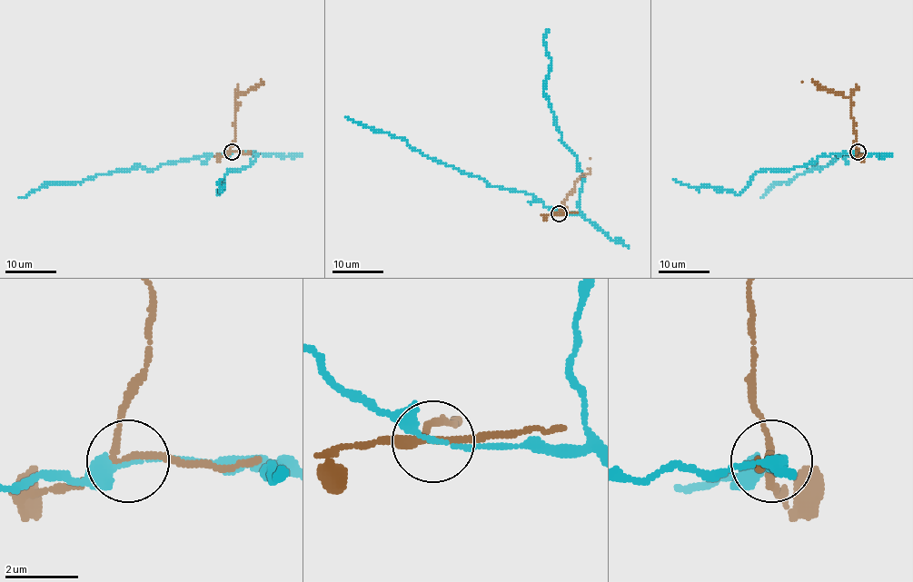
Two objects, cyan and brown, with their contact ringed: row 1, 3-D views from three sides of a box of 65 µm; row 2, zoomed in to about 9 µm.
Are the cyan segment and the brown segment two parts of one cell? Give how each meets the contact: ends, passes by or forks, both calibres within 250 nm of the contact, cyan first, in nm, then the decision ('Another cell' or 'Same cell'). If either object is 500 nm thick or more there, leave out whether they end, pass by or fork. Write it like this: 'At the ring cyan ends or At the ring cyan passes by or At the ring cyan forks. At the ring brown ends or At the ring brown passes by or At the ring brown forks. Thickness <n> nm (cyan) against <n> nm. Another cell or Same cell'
At the ring cyan passes by. At the ring brown forks. Thickness 200 nm (cyan) against 190 nm. Another cell

